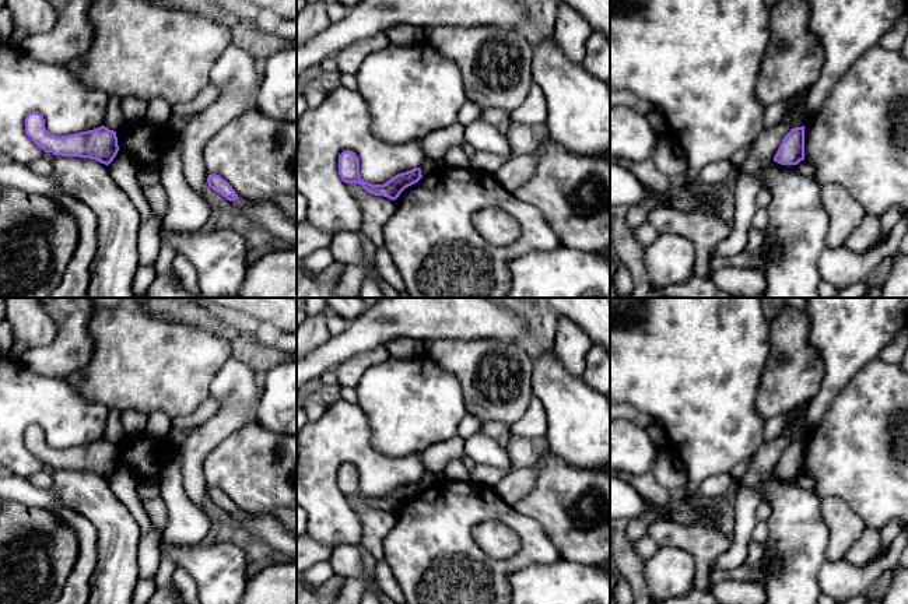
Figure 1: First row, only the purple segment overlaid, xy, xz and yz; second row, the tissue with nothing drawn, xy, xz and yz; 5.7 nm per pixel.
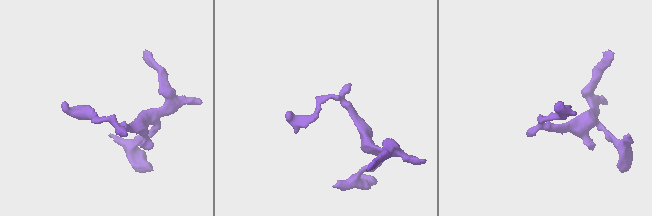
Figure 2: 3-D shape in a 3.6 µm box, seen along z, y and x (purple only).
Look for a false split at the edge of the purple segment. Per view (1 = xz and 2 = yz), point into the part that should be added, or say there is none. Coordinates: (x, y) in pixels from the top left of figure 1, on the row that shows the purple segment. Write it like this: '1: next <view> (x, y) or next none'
1: next none
2: next none

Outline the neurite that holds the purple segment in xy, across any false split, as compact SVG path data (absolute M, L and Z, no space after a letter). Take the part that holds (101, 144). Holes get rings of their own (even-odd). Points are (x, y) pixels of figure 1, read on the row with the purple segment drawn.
M39 112L27 115L25 133L39 148L53 155L91 158L109 165L119 151L116 131L105 126L59 137L46 130Z

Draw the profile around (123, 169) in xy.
M118 152L108 165L109 173L116 185L125 192L140 214L141 221L152 215L151 206L137 180L137 165L126 152Z

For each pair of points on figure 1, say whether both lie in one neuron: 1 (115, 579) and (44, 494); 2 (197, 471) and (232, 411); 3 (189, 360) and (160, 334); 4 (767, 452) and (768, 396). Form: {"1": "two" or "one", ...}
{"1": "two", "2": "one", "3": "one", "4": "two"}

